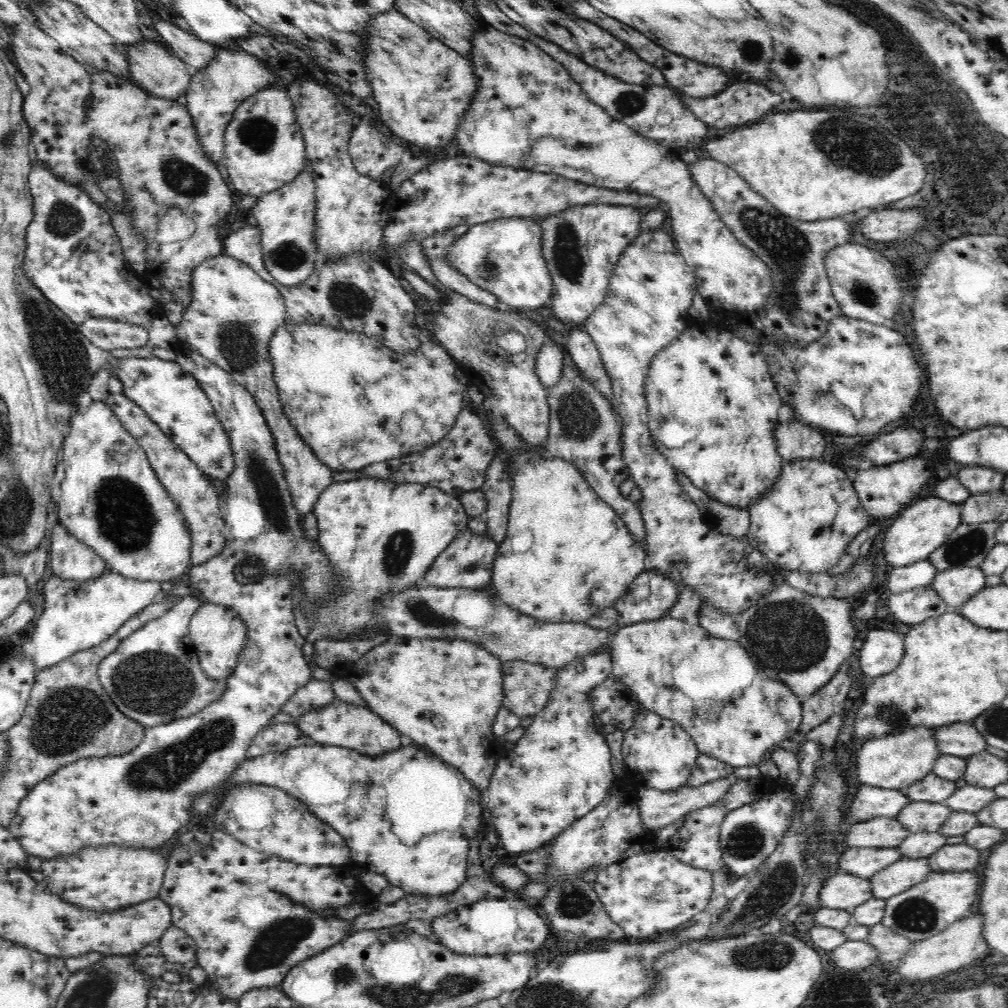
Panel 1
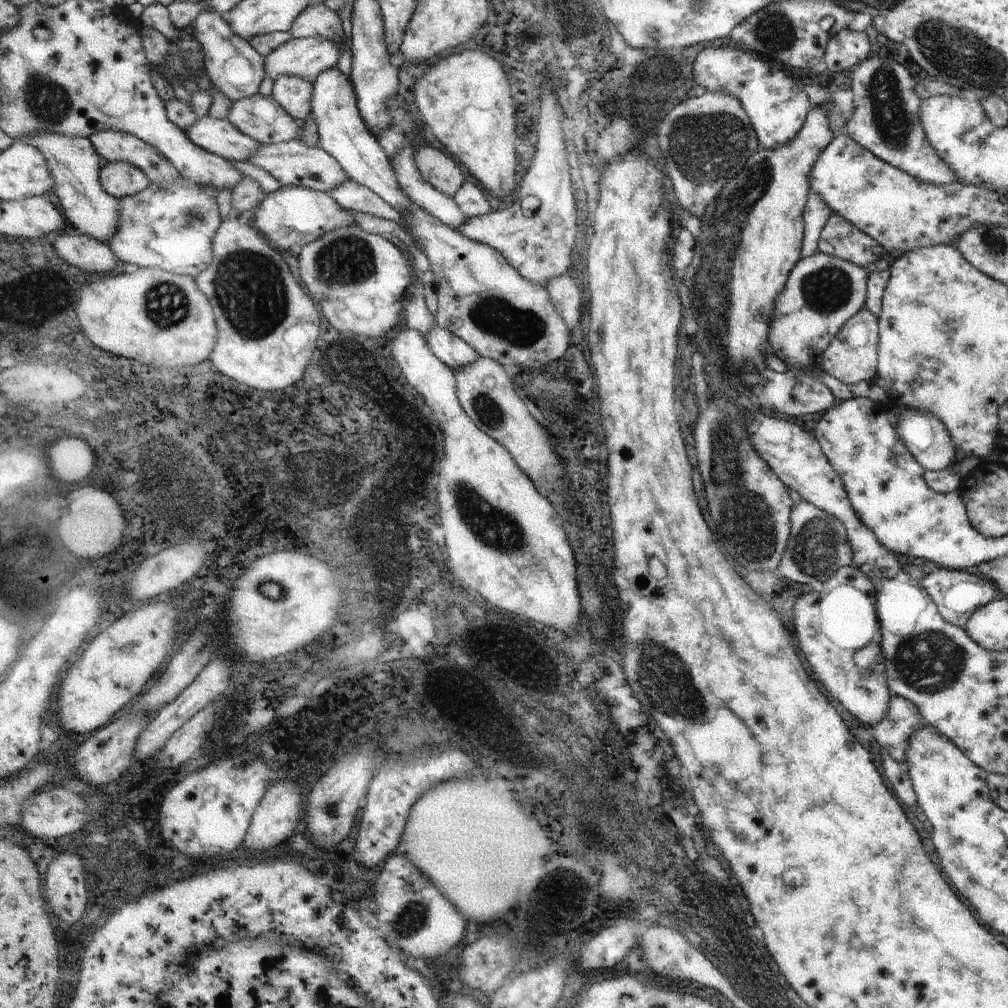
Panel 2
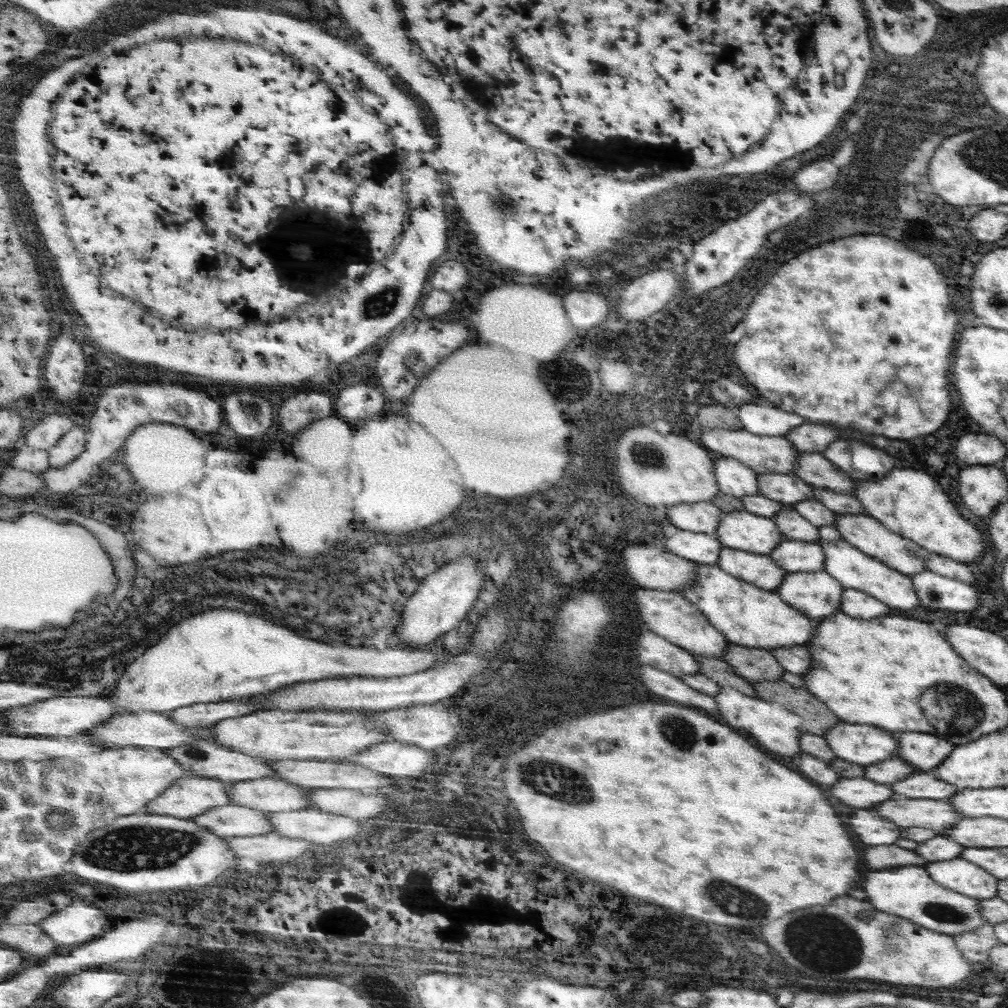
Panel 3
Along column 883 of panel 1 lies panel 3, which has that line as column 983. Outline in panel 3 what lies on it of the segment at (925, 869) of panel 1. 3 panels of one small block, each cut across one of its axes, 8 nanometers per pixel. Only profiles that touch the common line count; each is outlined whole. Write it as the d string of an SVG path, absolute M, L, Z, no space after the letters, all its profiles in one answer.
M955 858L945 862L929 862L923 866L925 872L931 876L931 880L949 892L971 896L973 900L995 898L997 878L971 862L963 862L961 858Z

